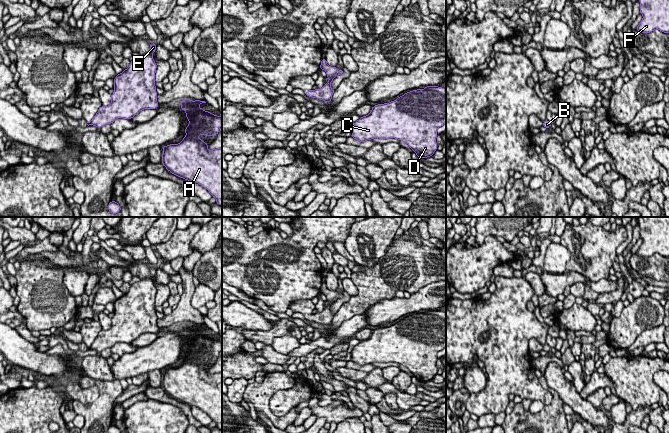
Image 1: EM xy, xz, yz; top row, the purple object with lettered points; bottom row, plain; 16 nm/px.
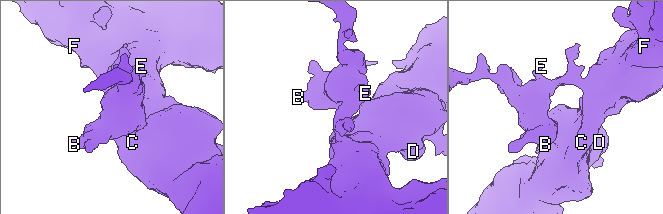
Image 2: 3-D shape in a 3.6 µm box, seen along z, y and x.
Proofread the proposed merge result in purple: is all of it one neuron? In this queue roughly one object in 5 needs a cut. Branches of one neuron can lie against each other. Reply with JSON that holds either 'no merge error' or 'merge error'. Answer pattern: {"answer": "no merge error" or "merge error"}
{"answer": "no merge error"}

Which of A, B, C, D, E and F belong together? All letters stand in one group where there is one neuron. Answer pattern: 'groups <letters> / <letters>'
groups A B C D E F

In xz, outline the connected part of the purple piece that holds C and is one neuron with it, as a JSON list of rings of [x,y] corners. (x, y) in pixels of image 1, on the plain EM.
[[[426,310],[405,317],[389,327],[375,329],[367,340],[352,348],[352,361],[360,366],[374,362],[395,362],[408,368],[419,382],[427,382],[437,374],[437,353],[446,348],[446,313]]]

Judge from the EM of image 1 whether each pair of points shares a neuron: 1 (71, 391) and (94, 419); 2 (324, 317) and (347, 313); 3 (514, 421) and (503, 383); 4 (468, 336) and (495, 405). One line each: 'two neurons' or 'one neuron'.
1: two neurons
2: two neurons
3: two neurons
4: one neuron

